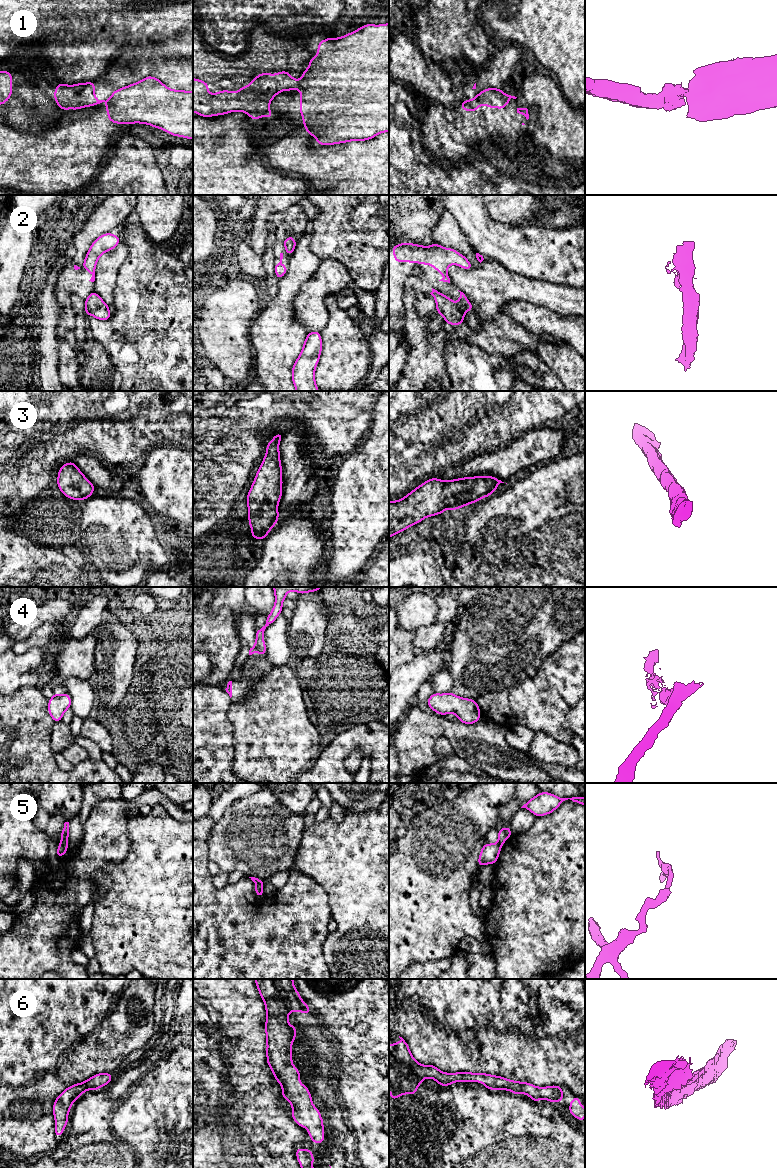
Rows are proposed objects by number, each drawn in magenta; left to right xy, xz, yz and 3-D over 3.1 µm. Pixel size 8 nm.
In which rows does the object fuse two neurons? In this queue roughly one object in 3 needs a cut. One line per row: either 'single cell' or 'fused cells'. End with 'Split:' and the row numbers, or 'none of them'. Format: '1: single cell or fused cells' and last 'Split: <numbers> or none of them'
1: fused cells
2: fused cells
3: single cell
4: fused cells
5: fused cells
6: single cell
Split: 1, 2, 4, 5

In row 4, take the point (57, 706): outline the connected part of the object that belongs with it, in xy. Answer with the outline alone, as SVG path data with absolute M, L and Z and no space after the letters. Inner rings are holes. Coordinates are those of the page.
M65 693L59 697L53 696L48 701L48 713L54 722L62 721L64 712L71 707L71 697Z

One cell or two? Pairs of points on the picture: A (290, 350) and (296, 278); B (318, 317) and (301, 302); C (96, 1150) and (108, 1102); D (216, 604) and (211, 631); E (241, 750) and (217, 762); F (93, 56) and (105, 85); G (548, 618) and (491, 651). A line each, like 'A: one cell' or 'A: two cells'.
A: one cell
B: one cell
C: one cell
D: two cells
E: two cells
F: two cells
G: one cell

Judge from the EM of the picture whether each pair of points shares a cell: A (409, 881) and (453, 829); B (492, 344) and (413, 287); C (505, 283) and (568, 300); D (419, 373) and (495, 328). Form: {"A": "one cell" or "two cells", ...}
{"A": "one cell", "B": "one cell", "C": "one cell", "D": "one cell"}

